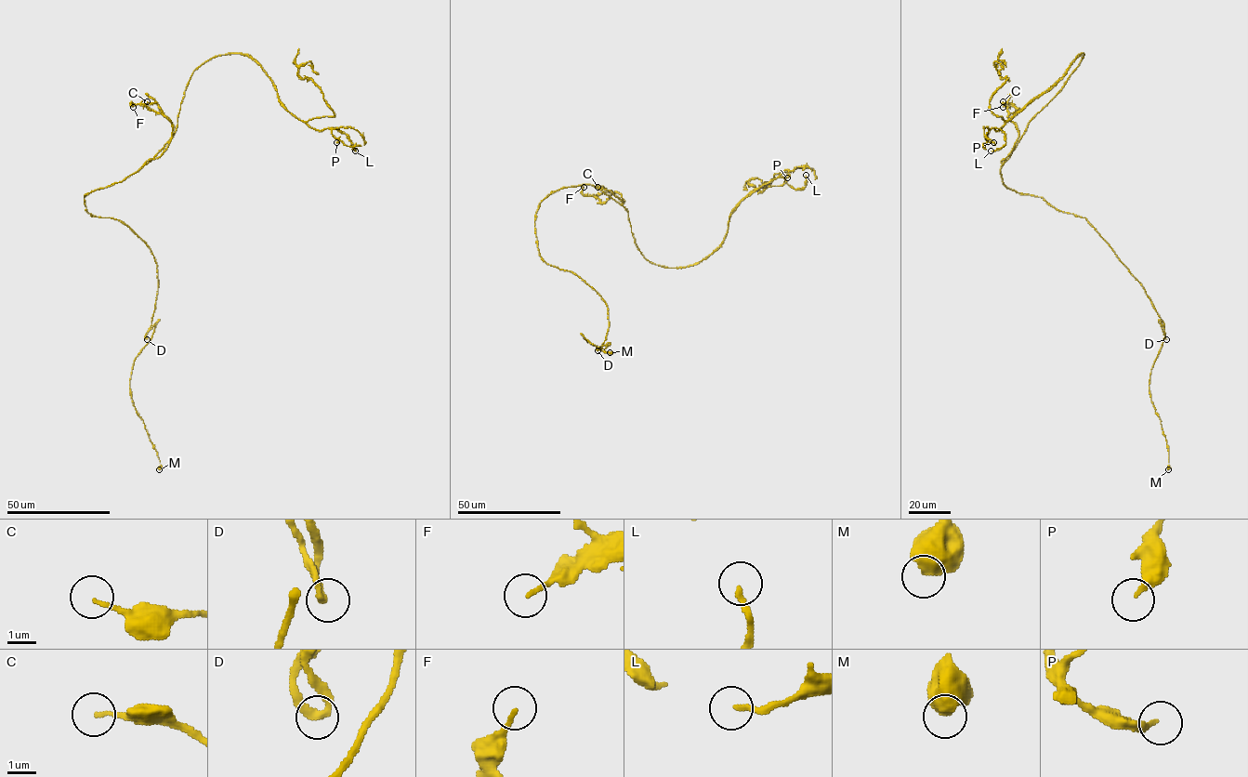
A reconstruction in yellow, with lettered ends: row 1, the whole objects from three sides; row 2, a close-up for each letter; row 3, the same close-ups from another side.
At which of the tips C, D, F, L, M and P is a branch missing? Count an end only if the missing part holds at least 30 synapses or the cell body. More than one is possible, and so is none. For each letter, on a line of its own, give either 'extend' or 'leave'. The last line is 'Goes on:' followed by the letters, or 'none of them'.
C: leave
D: leave
F: leave
L: leave
M: leave
P: leave
Goes on: none of them

